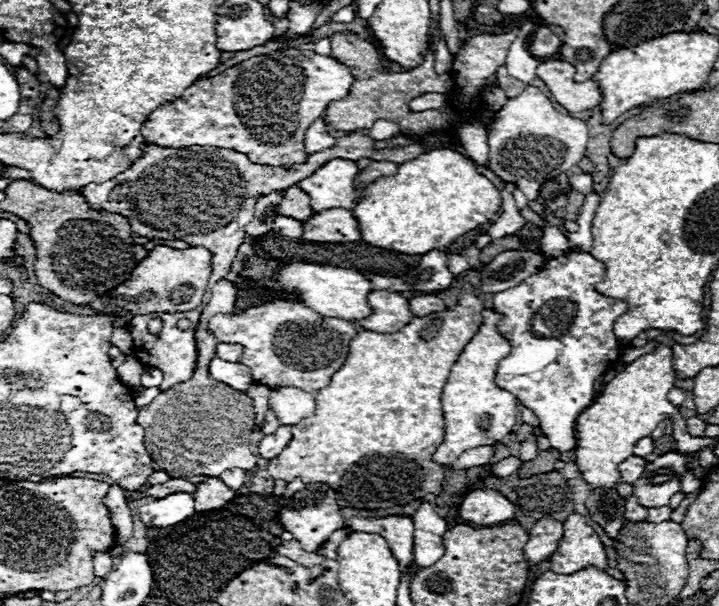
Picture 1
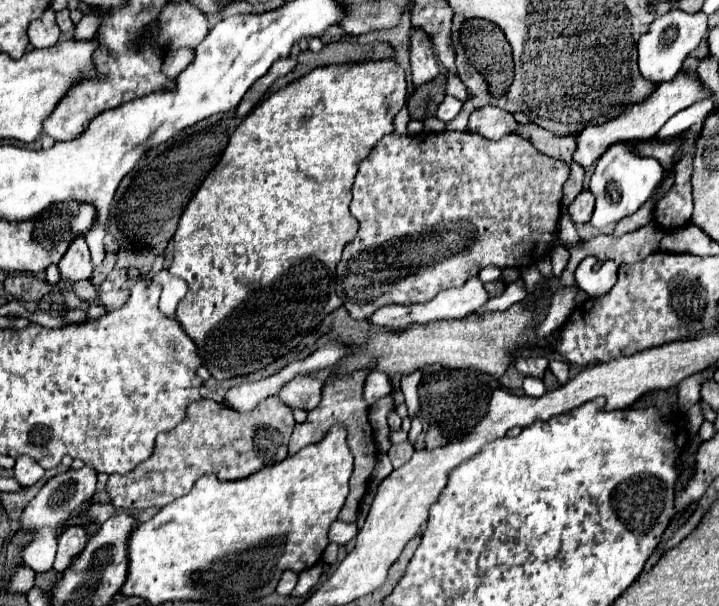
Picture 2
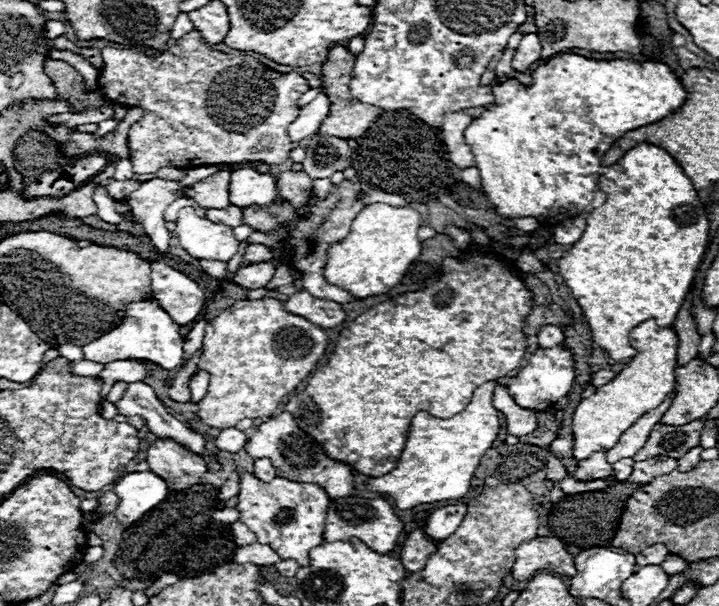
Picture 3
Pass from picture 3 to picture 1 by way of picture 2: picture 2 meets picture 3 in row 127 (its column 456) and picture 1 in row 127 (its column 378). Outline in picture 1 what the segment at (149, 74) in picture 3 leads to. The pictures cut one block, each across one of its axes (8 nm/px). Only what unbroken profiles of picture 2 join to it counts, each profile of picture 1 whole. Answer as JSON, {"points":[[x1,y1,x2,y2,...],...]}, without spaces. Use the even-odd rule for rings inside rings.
{"points":[[286,48,264,56,254,56,250,60,244,60,224,70,222,74,198,80,196,84,186,88,178,100,156,108,144,122,144,128,140,128,140,134,150,144,156,144,162,148,214,146,214,148,242,152,248,156,248,160,256,164,268,164,268,166,300,164,308,158,308,154,304,152,304,134,308,126,324,114,328,102,342,100,350,92,352,82,354,82,354,76,338,60,330,56,314,54,312,50]]}

